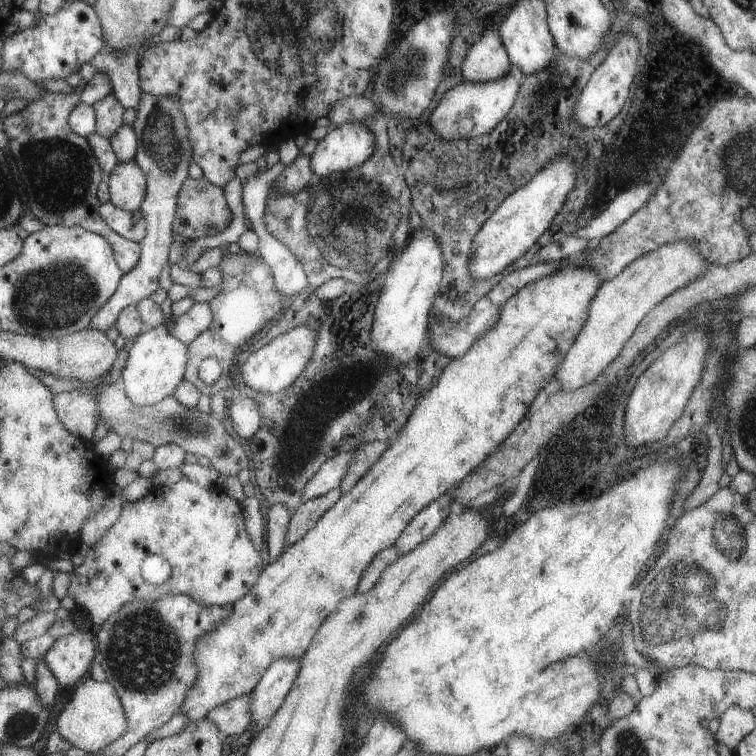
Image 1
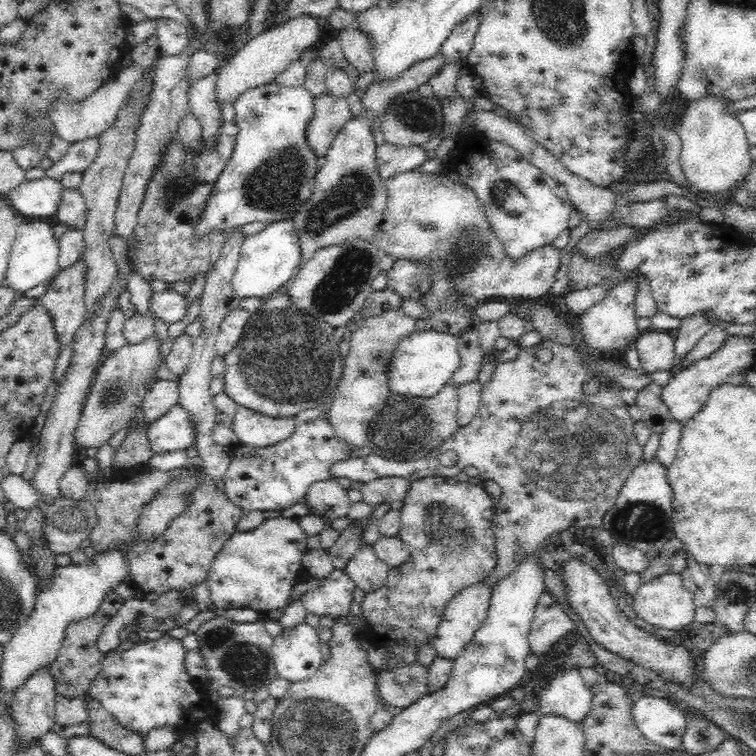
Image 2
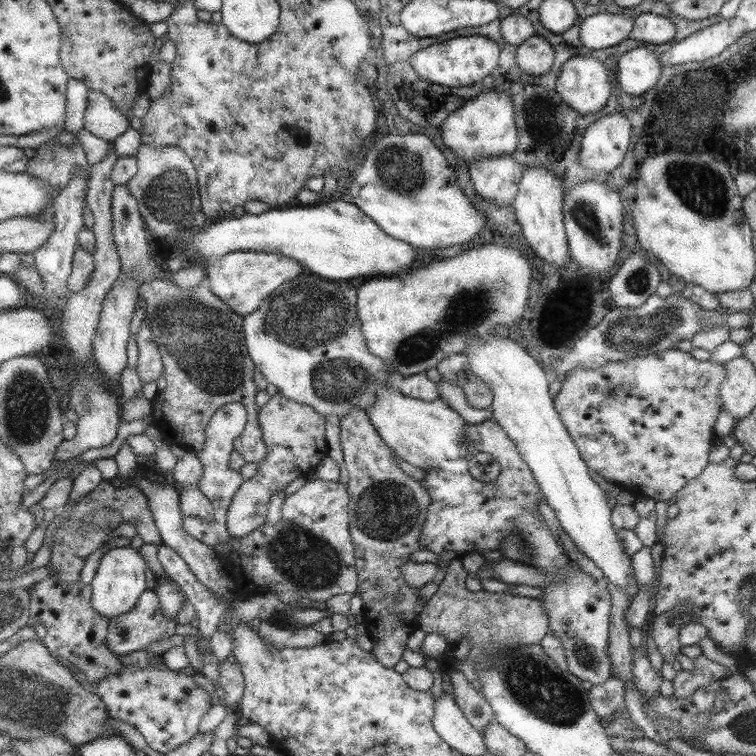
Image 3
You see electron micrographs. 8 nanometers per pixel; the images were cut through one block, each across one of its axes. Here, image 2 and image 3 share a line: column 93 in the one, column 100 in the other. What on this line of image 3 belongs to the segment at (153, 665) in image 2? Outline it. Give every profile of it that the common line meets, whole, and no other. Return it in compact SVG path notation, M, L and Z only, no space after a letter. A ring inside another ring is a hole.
M147 664L146 667L123 665L119 674L109 674L92 685L95 693L106 705L106 712L112 719L125 722L137 729L147 747L165 754L176 749L197 735L197 724L209 710L209 694L198 686L191 675L170 670L161 664Z

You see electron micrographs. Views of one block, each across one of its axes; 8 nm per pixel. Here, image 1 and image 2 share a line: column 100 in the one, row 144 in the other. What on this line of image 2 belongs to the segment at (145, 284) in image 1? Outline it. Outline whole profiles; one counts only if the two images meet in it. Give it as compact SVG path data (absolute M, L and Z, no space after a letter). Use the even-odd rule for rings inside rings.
M326 91L313 99L313 118L306 127L306 140L319 158L323 158L334 142L350 111L345 97L335 97Z

